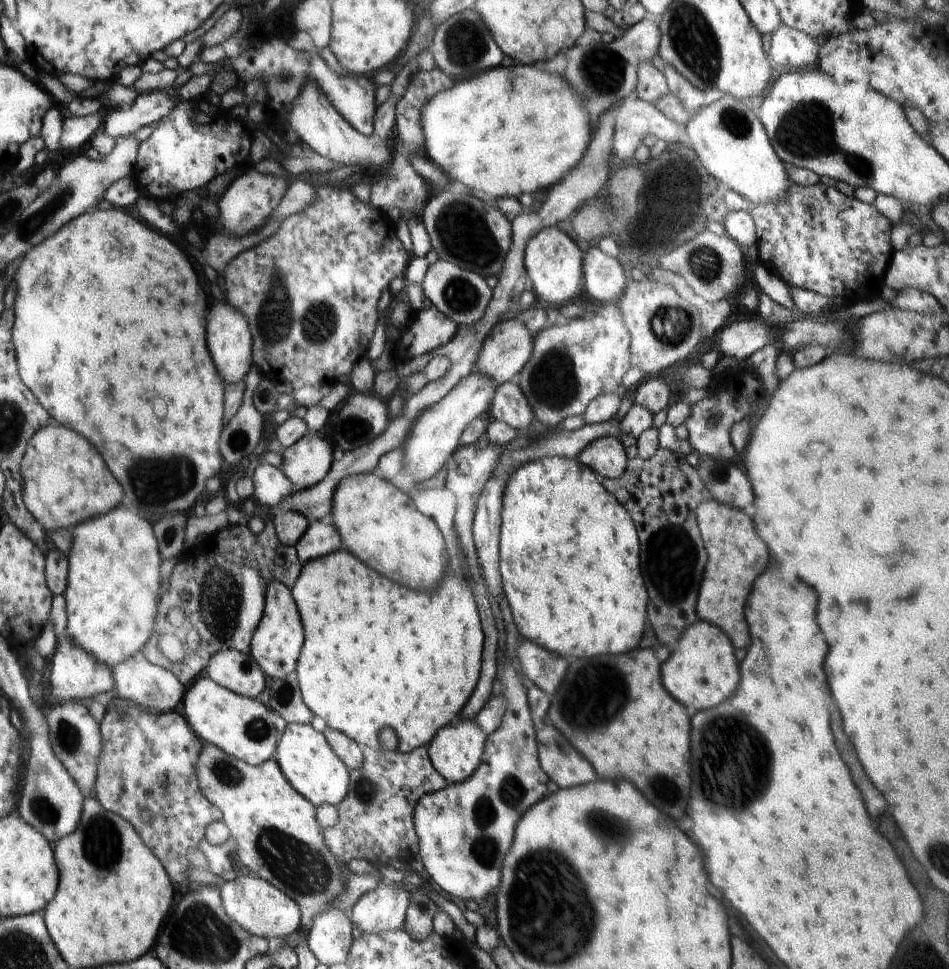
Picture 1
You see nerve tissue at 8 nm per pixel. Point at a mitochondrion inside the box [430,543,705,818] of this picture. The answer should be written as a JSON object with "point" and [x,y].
{"point":[598,693]}

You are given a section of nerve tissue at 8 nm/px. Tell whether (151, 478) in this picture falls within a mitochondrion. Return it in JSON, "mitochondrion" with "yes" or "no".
{"mitochondrion":"yes"}

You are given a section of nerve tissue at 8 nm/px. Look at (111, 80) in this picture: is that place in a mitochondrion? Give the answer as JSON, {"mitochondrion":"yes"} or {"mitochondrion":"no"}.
{"mitochondrion":"no"}

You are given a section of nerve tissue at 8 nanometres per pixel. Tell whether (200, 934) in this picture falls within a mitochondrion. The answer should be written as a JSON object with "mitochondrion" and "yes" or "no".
{"mitochondrion":"yes"}

